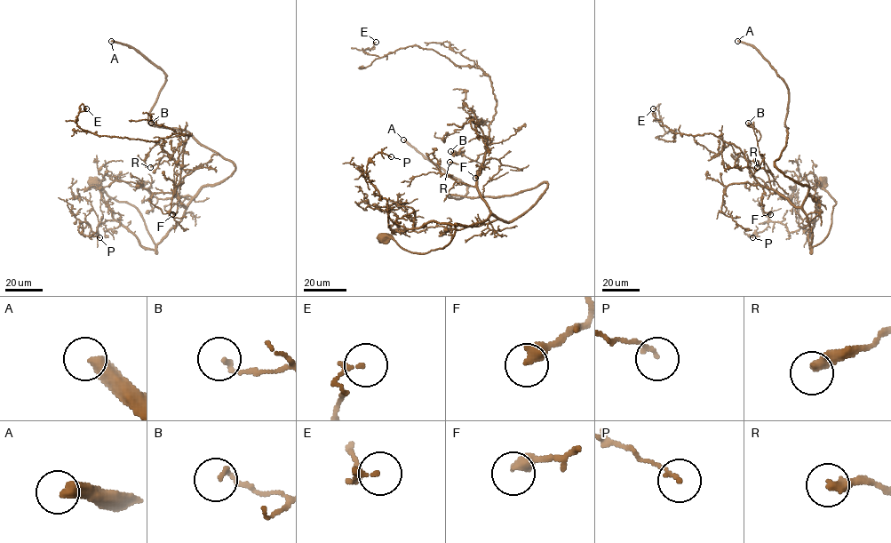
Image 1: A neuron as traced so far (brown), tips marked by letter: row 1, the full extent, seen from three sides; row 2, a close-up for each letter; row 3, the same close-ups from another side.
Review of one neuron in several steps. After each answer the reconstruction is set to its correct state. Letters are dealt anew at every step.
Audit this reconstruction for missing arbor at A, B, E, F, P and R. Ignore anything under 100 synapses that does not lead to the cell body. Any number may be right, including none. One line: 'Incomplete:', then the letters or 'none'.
Incomplete: A

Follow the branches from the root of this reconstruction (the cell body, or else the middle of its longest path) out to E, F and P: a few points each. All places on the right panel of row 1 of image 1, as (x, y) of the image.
E: (822, 182), (836, 203), (812, 247), (806, 213), (762, 187), (739, 148), (711, 133), (656, 138), (653, 108)
F: (822, 182), (836, 203), (829, 233), (819, 243), (811, 246), (806, 213), (764, 187), (761, 203), (770, 214)
P: (822, 182), (836, 203), (821, 243), (810, 249), (815, 220), (790, 233), (770, 221), (752, 237)

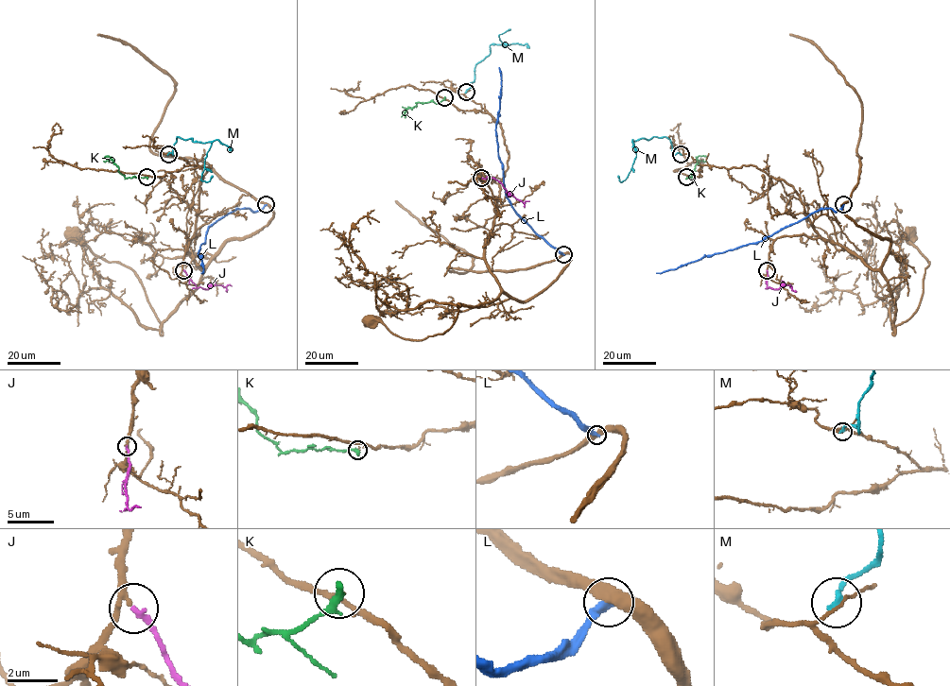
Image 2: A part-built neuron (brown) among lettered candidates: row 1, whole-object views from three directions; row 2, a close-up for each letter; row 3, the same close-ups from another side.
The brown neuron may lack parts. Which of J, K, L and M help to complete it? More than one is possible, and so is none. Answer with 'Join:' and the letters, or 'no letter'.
Join: J

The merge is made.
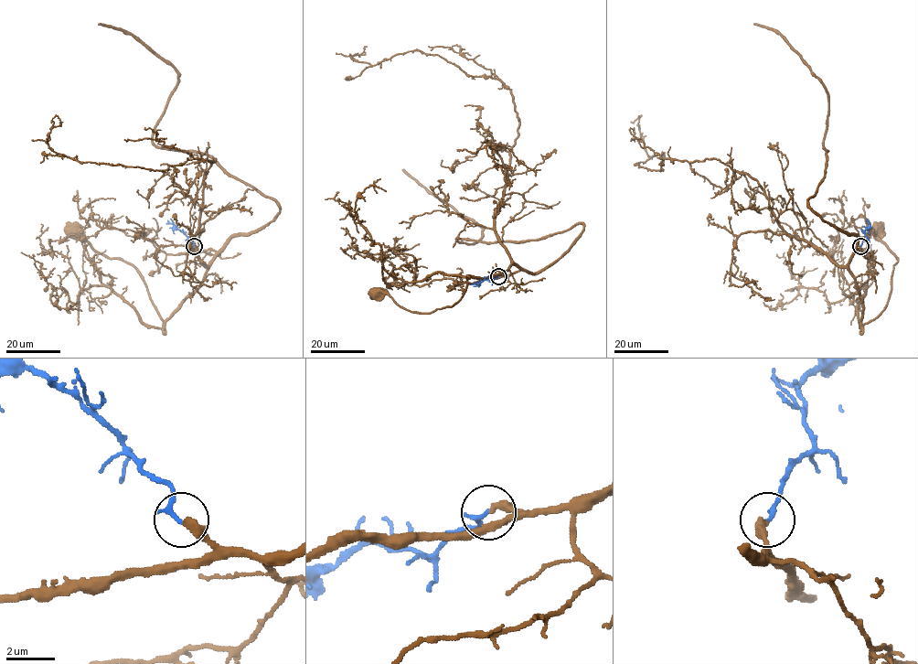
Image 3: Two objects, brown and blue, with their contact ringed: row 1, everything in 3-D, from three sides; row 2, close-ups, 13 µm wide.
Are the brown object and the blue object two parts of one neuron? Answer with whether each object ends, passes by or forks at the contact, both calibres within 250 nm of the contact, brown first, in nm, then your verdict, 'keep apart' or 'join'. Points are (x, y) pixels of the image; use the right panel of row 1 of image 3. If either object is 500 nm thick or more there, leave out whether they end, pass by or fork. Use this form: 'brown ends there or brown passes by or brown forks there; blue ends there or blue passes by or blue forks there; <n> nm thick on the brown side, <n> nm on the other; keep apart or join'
brown ends there; blue ends there; 340 nm thick on the brown side, 200 nm on the other; join

